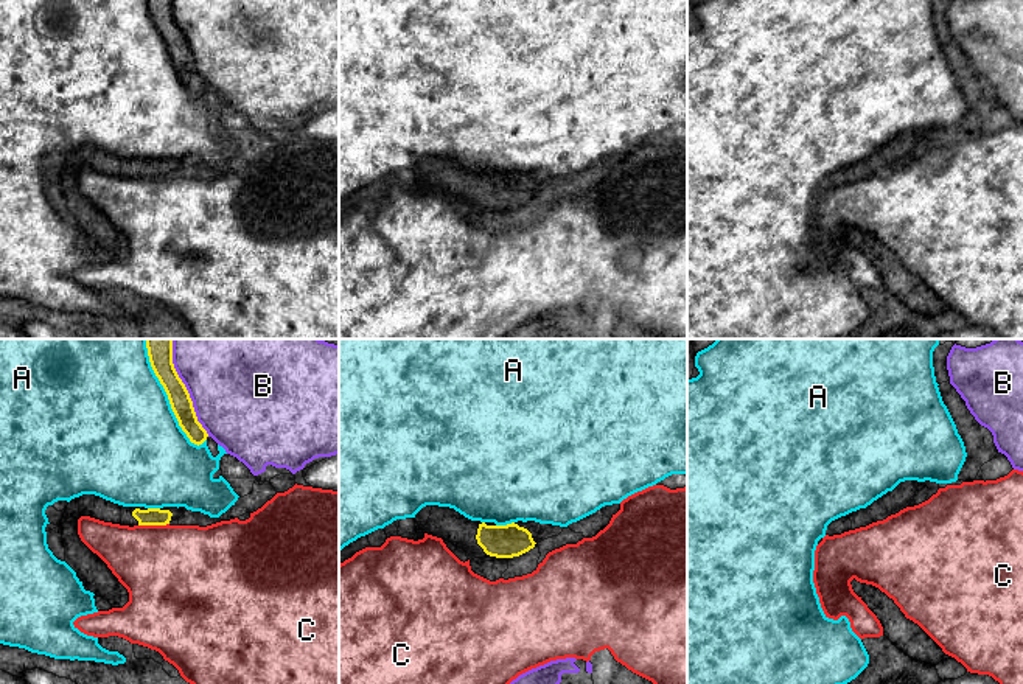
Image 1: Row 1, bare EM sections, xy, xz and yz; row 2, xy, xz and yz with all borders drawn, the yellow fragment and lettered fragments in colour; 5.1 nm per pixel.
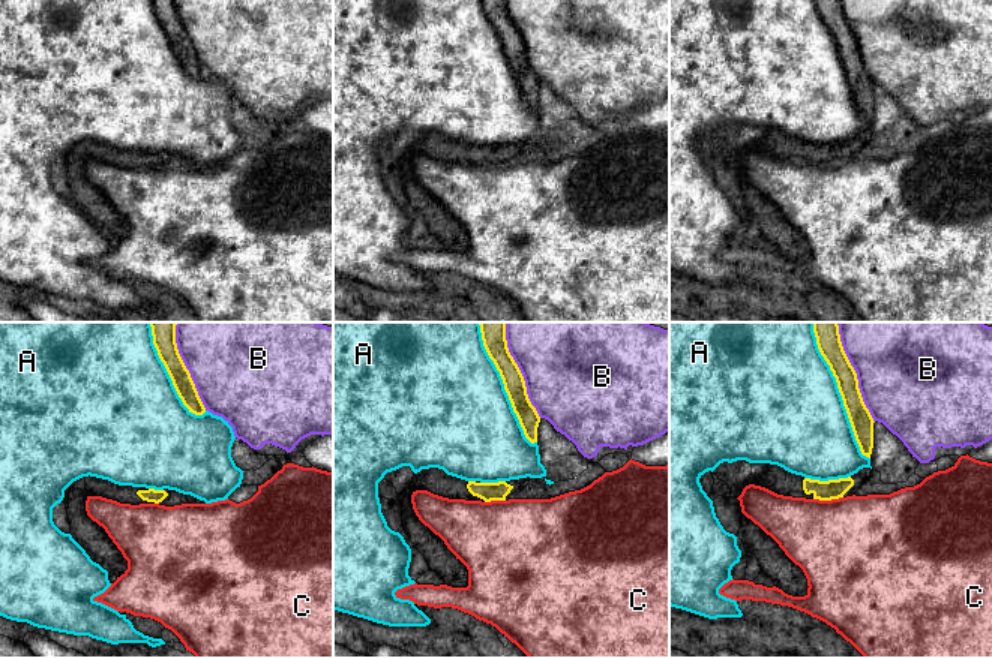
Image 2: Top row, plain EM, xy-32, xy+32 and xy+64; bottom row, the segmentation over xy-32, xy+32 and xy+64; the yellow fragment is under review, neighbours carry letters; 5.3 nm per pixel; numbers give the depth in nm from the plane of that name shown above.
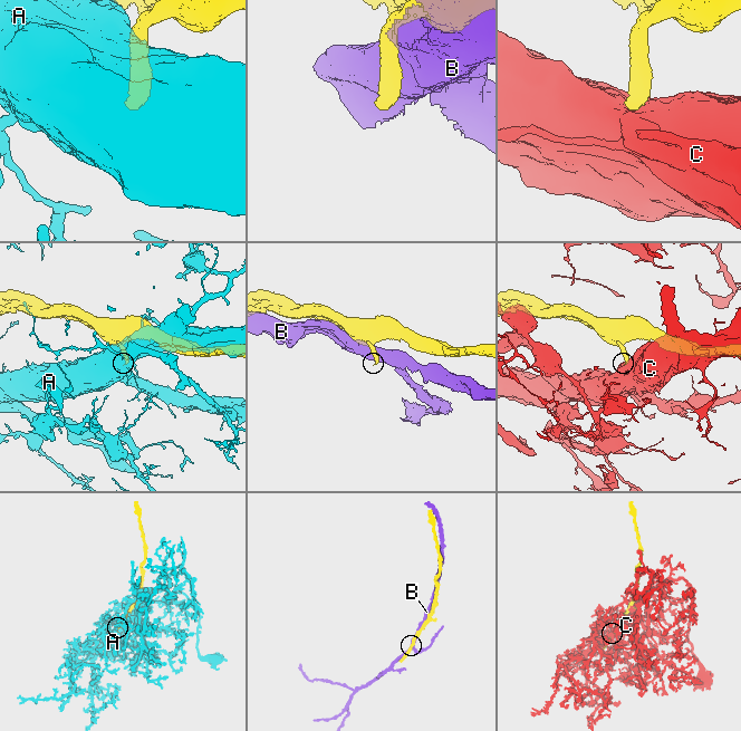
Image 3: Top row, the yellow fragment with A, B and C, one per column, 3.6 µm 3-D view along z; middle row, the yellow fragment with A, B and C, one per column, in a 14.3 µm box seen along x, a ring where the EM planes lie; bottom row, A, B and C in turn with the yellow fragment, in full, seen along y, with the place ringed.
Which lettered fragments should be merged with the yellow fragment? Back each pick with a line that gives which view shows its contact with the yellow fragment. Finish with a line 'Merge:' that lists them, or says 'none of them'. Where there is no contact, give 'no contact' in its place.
Merge: none of them

